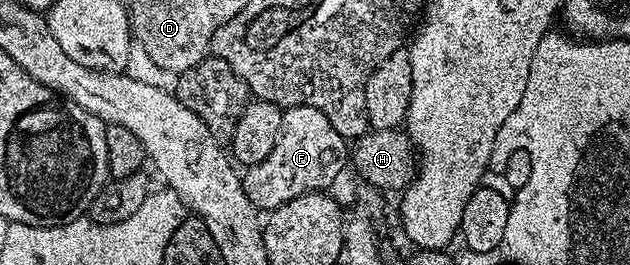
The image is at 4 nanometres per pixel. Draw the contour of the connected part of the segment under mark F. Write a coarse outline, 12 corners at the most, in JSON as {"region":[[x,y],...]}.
{"region":[[288,107],[276,145],[242,188],[269,213],[326,191],[348,140],[311,107]]}

